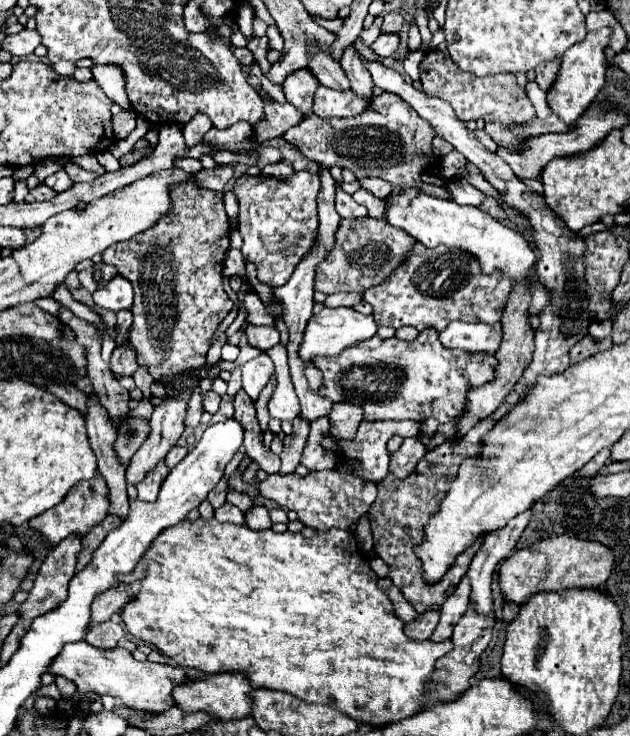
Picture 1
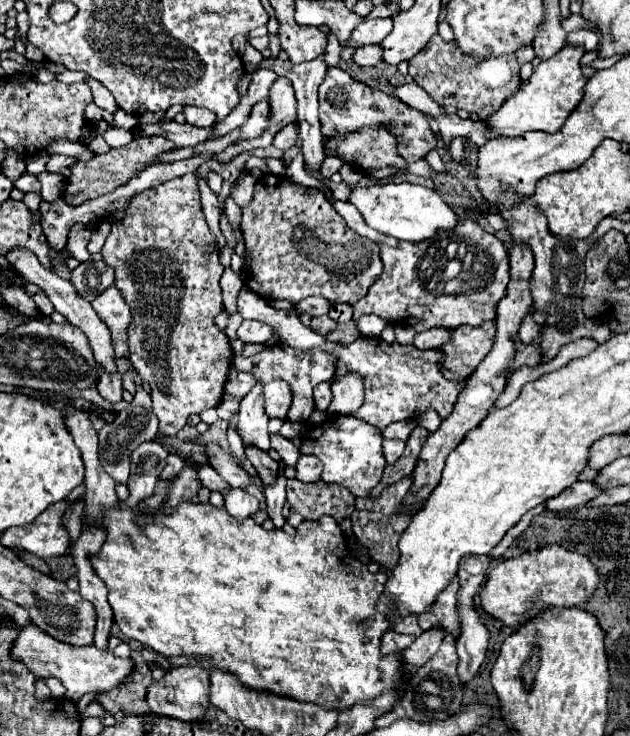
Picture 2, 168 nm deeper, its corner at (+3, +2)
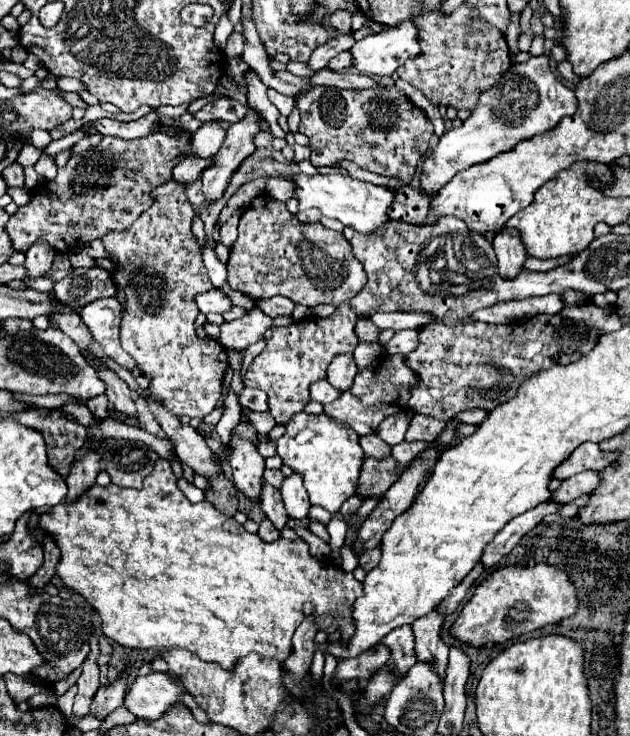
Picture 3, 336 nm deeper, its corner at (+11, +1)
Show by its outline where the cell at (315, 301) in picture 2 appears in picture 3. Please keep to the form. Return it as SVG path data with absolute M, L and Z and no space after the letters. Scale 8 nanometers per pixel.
M273 297L273 299L259 299L257 307L269 317L277 317L277 315L291 315L295 303L285 297Z

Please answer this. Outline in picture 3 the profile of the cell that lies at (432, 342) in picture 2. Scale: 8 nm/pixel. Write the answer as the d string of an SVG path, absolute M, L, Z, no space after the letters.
M405 329L405 331L397 331L393 335L393 339L389 343L385 343L383 349L385 349L387 355L395 355L395 353L407 355L415 347L417 347L417 331L415 329Z

